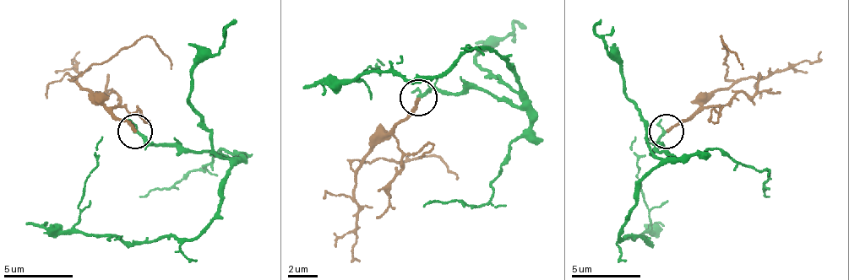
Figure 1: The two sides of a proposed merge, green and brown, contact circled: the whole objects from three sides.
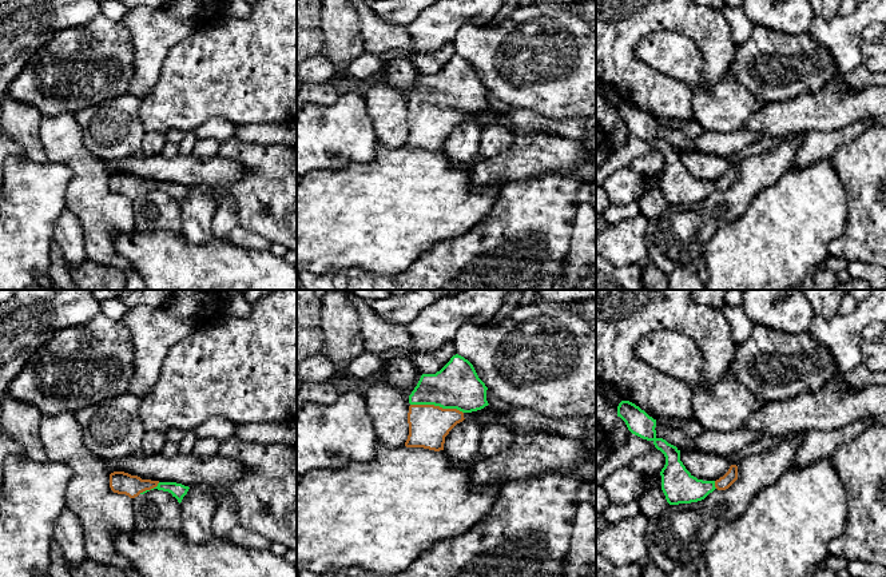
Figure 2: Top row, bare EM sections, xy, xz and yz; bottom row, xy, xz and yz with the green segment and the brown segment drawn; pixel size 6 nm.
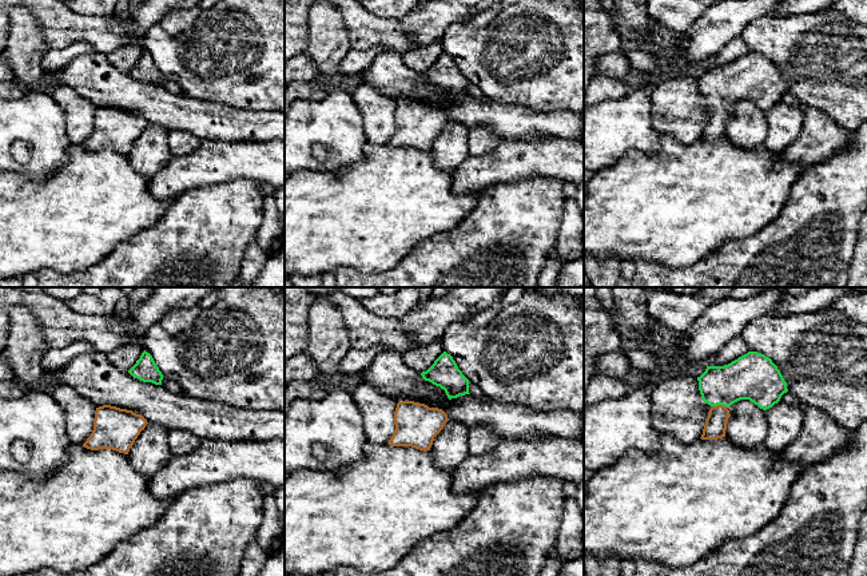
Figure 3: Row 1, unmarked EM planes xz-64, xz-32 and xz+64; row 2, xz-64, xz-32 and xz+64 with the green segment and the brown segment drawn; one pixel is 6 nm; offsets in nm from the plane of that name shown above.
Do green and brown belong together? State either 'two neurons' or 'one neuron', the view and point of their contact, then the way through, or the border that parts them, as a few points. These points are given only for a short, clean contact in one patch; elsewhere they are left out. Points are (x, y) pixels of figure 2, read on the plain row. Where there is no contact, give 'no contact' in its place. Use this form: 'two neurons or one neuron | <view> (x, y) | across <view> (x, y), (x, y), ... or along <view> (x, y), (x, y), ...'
one neuron | xz (437, 106) | across xz (457, 87), (437, 106), (428, 126)

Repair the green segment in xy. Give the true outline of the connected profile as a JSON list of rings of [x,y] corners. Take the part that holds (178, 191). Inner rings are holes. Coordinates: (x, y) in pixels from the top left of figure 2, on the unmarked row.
[[[114,172],[110,175],[110,188],[114,194],[126,195],[130,199],[135,199],[139,195],[144,195],[150,191],[158,190],[171,194],[179,204],[190,190],[188,187],[176,183],[142,180],[138,176],[131,176],[124,172]]]

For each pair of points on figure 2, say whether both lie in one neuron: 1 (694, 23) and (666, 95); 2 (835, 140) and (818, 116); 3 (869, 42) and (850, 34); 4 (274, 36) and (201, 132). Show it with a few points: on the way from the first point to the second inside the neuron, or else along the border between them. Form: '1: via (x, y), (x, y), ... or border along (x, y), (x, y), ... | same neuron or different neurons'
1: via (663, 19), (650, 19), (628, 40), (635, 67) | same neuron
2: border along (858, 120), (839, 128), (807, 131) | different neurons
3: border along (871, 22), (861, 36), (859, 64) | different neurons
4: border along (238, 124), (219, 116), (210, 116), (194, 131) | different neurons

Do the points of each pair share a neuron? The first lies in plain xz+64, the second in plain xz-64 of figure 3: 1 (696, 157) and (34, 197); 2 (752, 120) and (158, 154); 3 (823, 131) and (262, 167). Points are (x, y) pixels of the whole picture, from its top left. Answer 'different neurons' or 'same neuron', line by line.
1: same neuron
2: same neuron
3: same neuron

